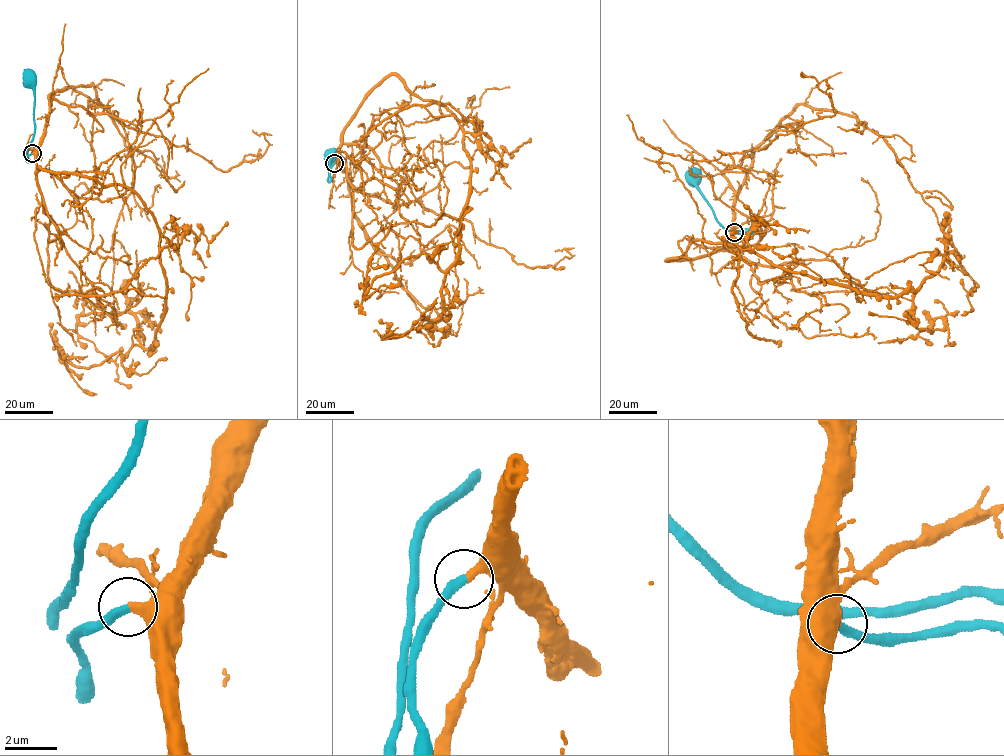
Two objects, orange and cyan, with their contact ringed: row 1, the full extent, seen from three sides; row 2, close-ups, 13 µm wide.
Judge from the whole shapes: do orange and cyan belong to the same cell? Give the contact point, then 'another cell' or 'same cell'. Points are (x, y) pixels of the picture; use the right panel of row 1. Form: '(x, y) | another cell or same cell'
(734, 232) | same cell

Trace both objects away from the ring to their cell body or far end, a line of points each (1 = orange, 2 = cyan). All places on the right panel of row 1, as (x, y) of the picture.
1: (734, 232), (667, 260), (696, 238), (743, 247), (869, 294), (918, 289), (914, 326), (943, 319), (877, 342)
2: (734, 232), (753, 232), (747, 229), (727, 230), (696, 185), (694, 175)

